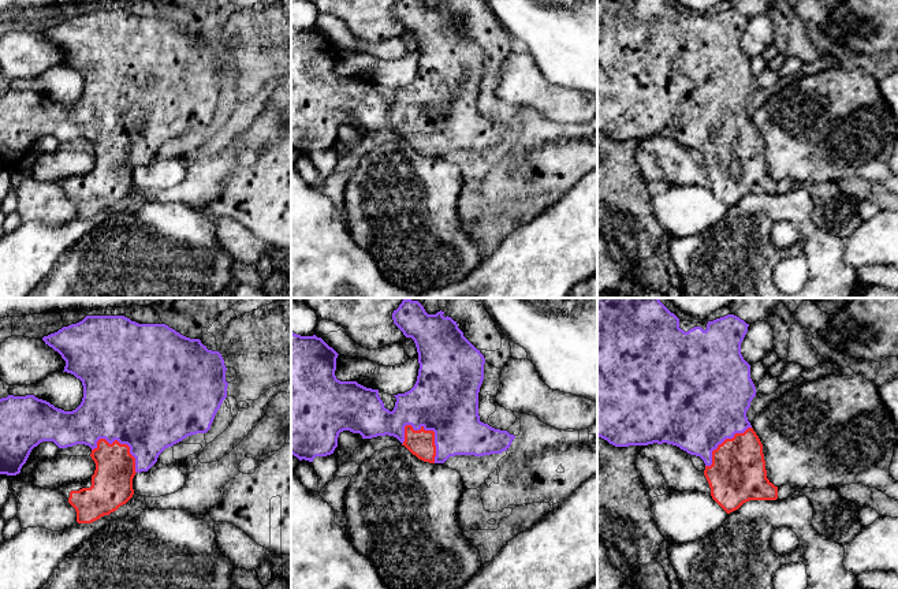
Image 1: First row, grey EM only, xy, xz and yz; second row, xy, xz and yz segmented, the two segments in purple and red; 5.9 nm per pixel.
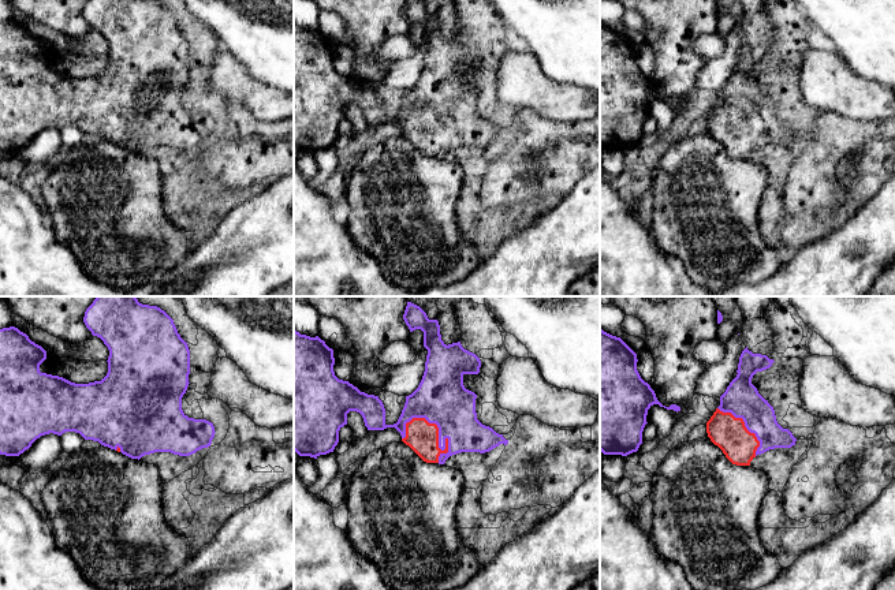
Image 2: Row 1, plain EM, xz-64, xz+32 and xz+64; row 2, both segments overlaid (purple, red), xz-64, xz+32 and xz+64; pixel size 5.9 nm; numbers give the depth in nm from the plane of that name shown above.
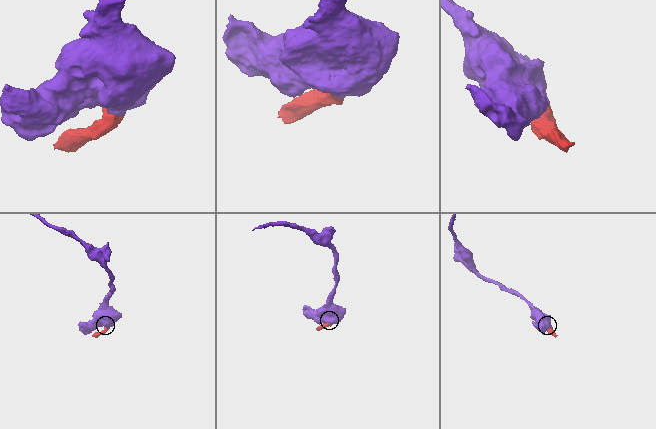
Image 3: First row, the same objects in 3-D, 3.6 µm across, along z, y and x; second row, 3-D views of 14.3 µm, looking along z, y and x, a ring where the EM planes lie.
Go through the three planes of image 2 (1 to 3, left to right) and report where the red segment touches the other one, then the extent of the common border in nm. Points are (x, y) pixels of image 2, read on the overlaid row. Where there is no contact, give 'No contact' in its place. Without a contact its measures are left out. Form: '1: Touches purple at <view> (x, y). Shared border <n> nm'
1: Touches purple at xz-64 (116, 448). Shared border 40 nm
2: Touches purple at xz+32 (436, 424). Shared border 320 nm
3: Touches purple at xz+64 (745, 425). Shared border 360 nm

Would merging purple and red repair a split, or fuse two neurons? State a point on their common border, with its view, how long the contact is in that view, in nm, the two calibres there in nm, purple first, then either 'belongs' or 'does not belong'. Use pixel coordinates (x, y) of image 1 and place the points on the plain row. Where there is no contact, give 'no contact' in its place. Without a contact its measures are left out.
contact xz (435, 127); length 280 nm; calibres 400 and 160 nm; belongs

